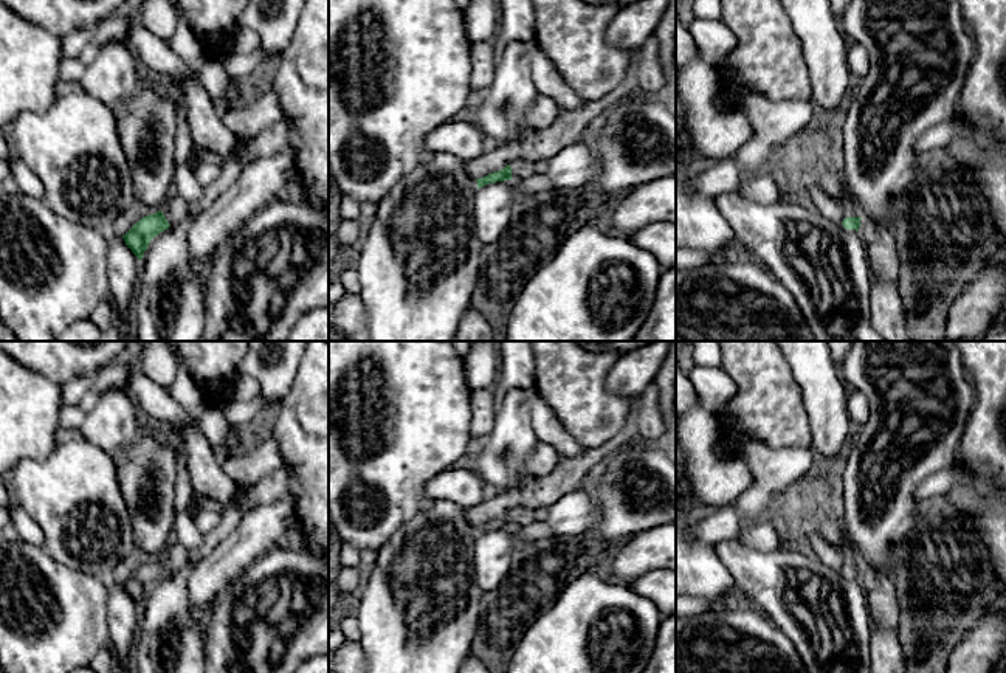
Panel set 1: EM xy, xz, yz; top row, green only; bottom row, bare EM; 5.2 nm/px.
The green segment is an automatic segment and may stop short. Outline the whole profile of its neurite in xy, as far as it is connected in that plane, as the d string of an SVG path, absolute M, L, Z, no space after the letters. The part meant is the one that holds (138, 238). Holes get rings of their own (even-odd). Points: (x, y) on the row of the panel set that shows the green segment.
M174 191L158 212L143 217L122 236L122 239L141 261L155 236L167 230L171 225L186 222L186 219L188 203Z

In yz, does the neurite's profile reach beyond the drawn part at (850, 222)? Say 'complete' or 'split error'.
split error

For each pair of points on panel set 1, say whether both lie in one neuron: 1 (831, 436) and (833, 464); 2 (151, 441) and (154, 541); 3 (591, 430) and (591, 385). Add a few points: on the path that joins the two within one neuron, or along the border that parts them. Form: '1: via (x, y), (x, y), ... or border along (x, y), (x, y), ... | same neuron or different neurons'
1: via (831, 442), (831, 458) | same neuron
2: via (149, 465), (148, 487), (154, 504), (154, 517) | same neuron
3: via (591, 419), (591, 396) | same neuron

